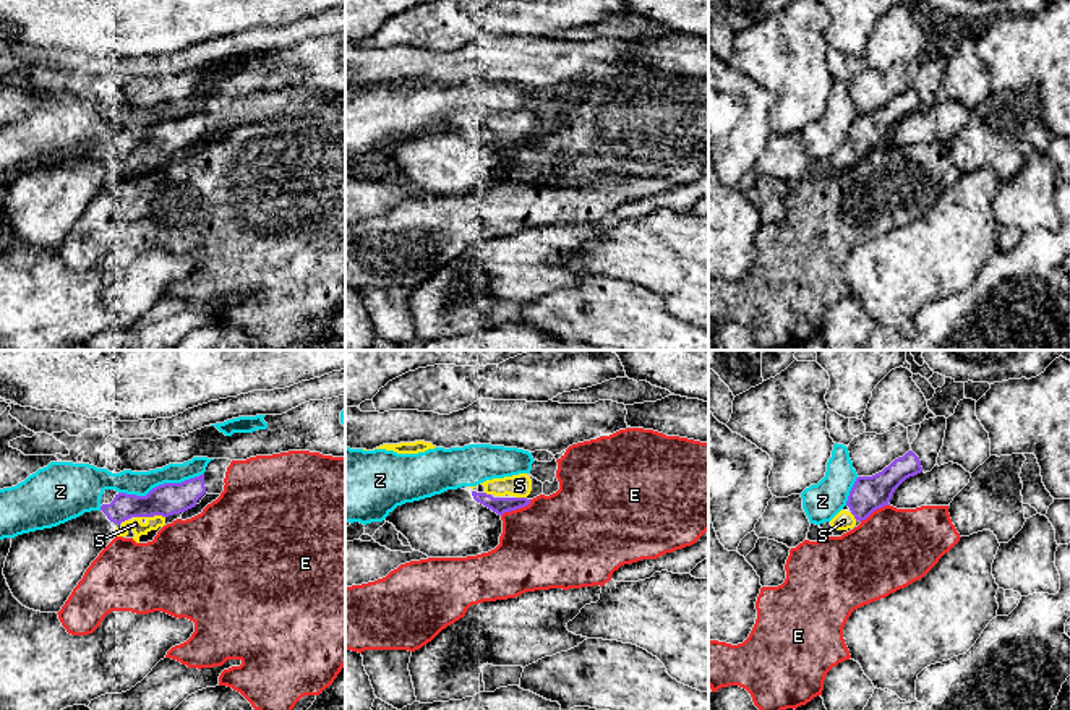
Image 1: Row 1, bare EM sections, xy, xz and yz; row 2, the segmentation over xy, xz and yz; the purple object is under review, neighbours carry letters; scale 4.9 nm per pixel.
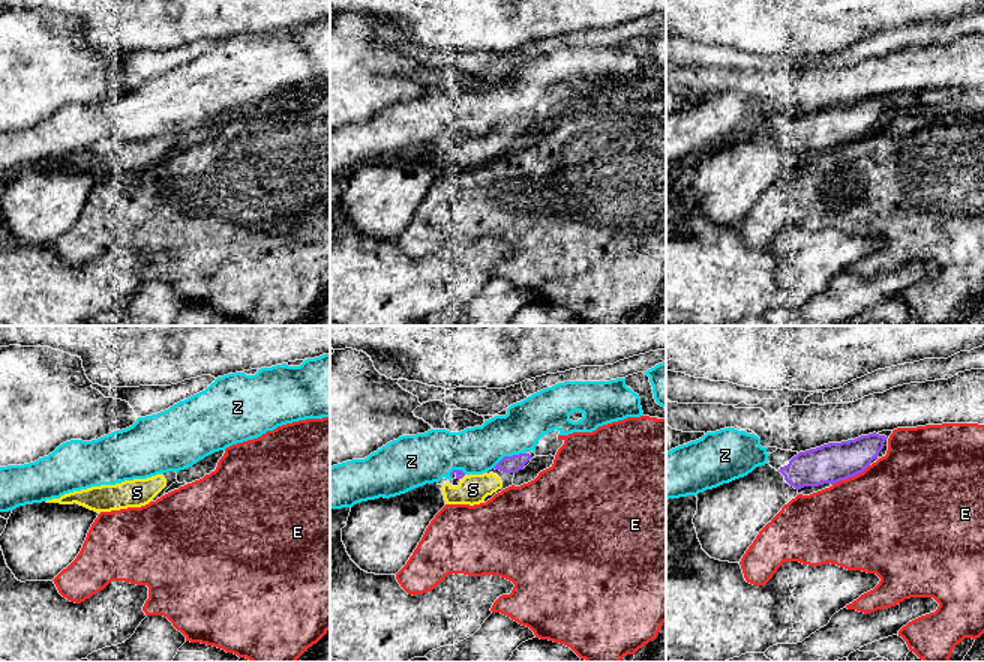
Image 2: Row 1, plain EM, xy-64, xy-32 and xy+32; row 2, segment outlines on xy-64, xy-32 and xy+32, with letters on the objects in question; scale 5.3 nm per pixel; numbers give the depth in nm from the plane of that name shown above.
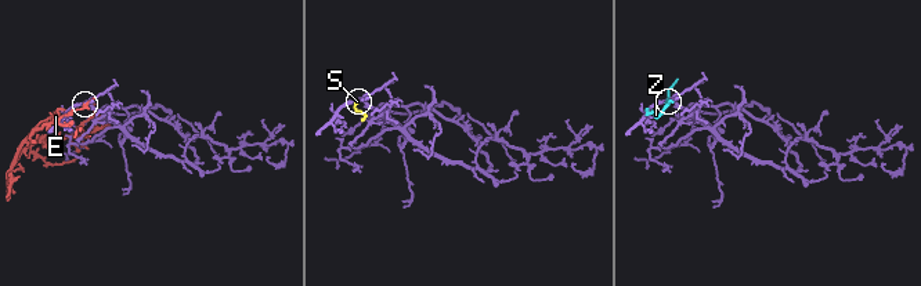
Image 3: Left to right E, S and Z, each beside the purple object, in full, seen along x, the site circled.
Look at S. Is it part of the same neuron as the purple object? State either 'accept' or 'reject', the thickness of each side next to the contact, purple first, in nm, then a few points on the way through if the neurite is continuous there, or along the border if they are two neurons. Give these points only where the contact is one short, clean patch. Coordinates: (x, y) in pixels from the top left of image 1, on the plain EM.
accept; 160 nm thick on the purple side, 70 nm on the other

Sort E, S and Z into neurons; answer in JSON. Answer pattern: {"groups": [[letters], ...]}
{"groups": [["E"], ["S"], ["Z"]]}

